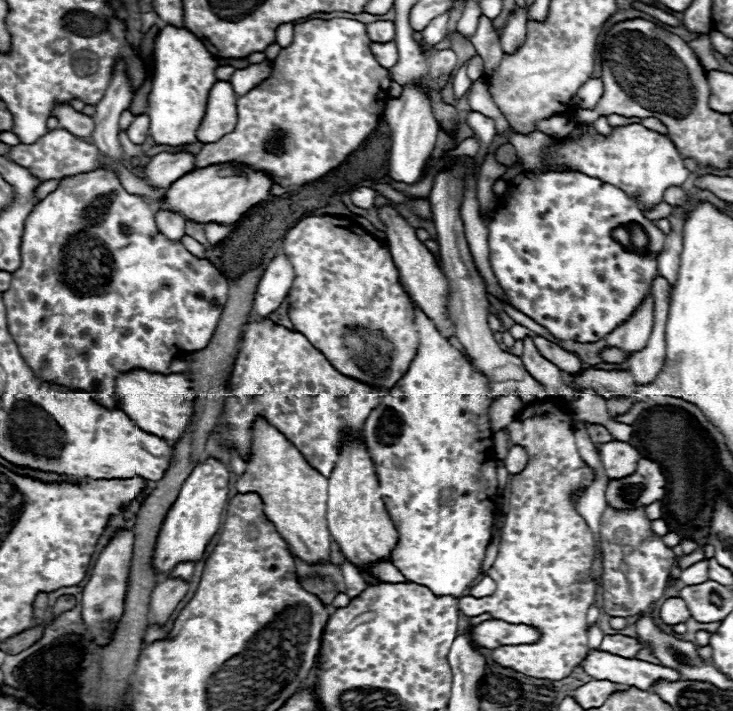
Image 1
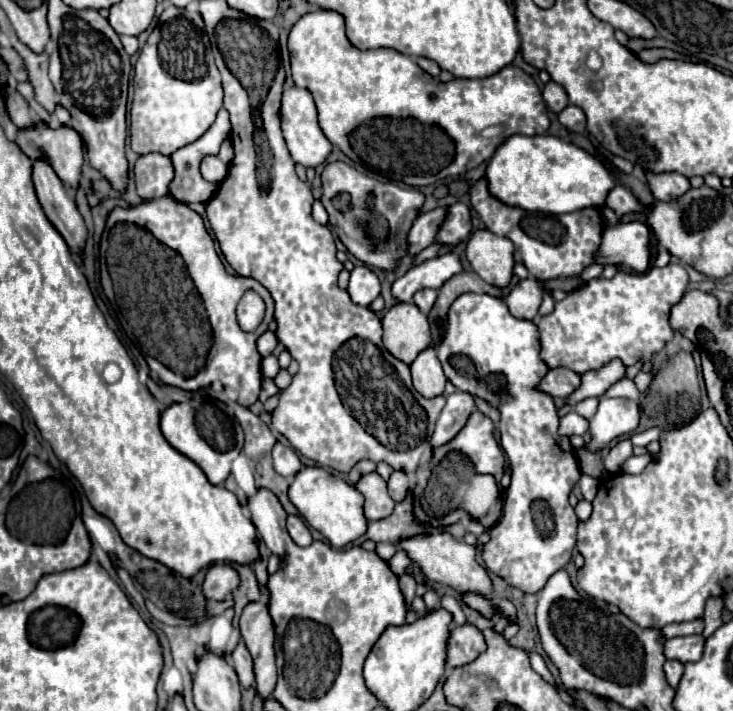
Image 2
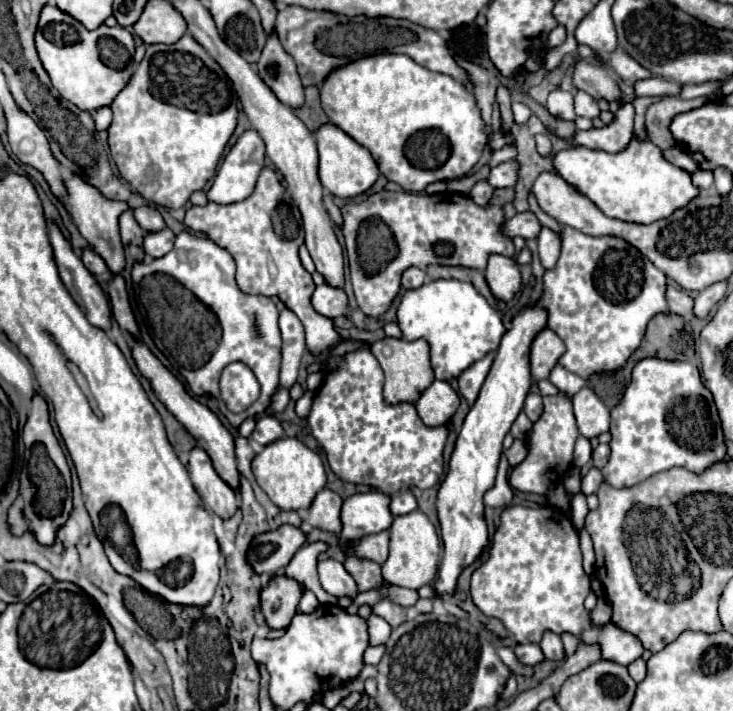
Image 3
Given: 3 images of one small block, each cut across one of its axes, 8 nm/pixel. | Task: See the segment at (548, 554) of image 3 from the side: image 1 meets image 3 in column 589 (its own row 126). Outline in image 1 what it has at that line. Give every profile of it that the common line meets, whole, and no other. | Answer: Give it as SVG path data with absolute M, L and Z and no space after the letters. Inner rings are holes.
M582 122L582 138L554 138L548 152L542 152L548 164L568 166L570 170L584 172L586 176L596 176L604 182L610 182L624 190L632 200L638 202L642 210L650 210L662 202L664 190L674 184L684 184L688 170L682 164L682 158L668 136L652 132L642 124L614 126L610 136L602 136L594 130L592 124Z

